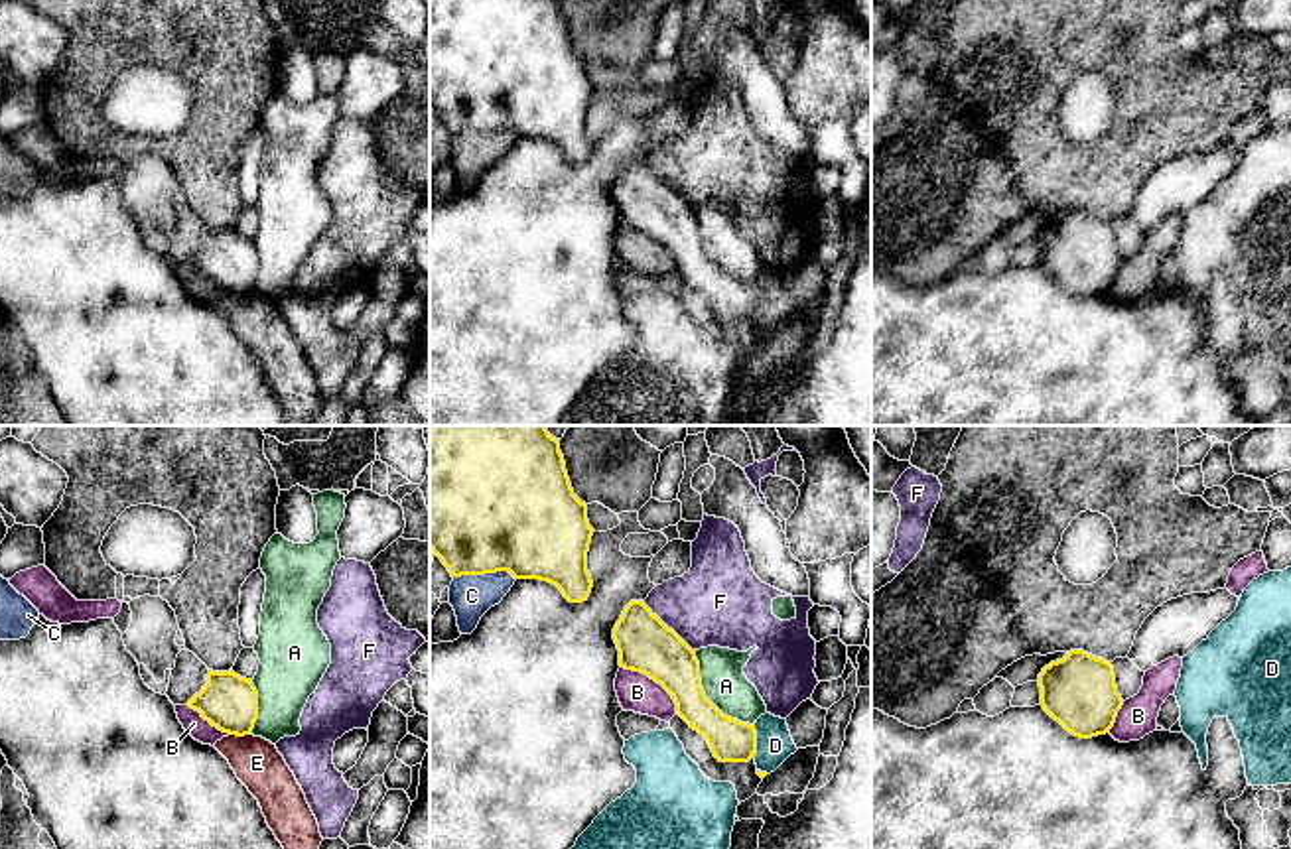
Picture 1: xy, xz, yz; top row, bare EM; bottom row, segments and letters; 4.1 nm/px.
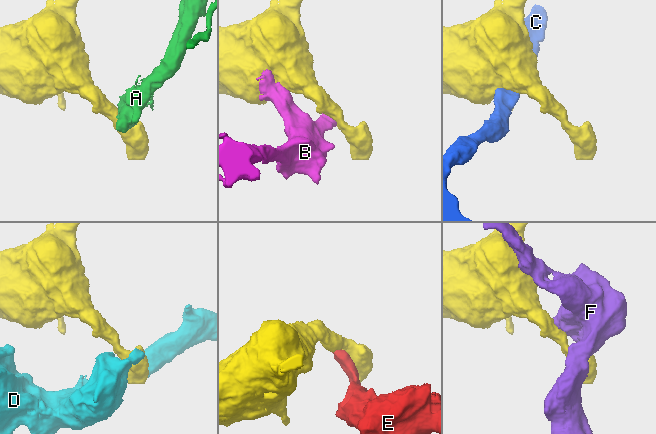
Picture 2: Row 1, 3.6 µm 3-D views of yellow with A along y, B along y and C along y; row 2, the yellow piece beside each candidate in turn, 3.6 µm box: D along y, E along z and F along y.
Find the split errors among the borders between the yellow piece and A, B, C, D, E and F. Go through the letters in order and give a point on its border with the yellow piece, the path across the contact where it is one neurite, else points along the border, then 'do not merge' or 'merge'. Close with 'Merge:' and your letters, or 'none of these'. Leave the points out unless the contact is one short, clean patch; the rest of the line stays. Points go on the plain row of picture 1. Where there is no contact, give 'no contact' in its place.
A: contact xz (704, 255); border xz (694, 209), (700, 221), (702, 251), (724, 272), (751, 284); do not merge
B: contact xz (655, 239); border xz (621, 225), (653, 237), (671, 255), (677, 272); do not merge
C: contact xz (485, 130); do not merge
D: contact xz (755, 296); do not merge
E: contact xy (241, 294); border xy (229, 292), (251, 294); do not merge
F: contact xz (667, 186); do not merge
Merge: none of these

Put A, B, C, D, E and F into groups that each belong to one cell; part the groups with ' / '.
A / B E / C / D / F

